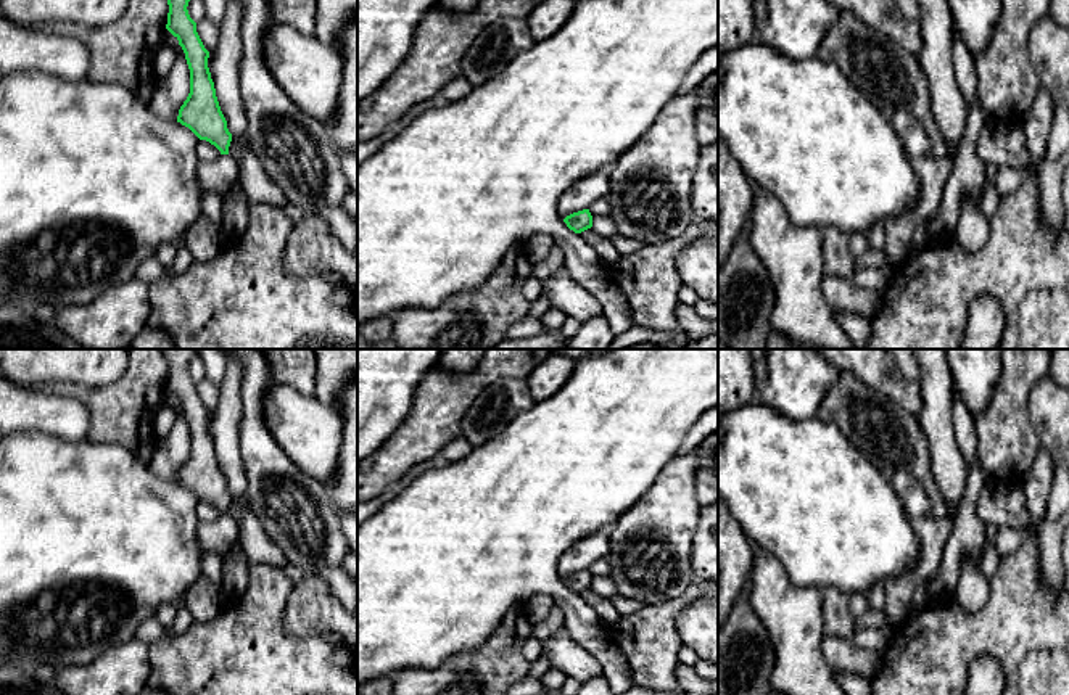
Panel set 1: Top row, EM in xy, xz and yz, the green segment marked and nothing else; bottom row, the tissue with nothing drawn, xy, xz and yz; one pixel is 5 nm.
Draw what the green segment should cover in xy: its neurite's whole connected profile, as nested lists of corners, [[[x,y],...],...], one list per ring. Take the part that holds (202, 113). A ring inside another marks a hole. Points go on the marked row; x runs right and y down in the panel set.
[[[167,0],[166,29],[179,40],[190,69],[190,93],[179,109],[177,122],[221,151],[221,156],[213,162],[198,162],[198,180],[201,188],[224,198],[238,182],[238,166],[229,154],[232,134],[227,129],[208,68],[209,51],[196,32],[196,23],[188,14],[188,2]]]

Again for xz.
[[[583,209],[583,211],[578,211],[578,212],[567,216],[563,219],[563,222],[575,233],[581,233],[581,232],[592,227],[592,216],[591,216],[589,209]]]

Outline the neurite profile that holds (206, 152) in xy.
[[[198,138],[196,154],[200,161],[213,162],[221,156],[221,151],[209,142]]]

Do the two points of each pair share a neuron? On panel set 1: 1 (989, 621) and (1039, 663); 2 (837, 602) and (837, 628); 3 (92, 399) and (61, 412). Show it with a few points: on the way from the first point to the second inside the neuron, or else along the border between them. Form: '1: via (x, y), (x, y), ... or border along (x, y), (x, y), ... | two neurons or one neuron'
1: border along (1052, 649), (1032, 650), (1021, 663), (1018, 678) | two neurons
2: via (837, 608), (837, 621) | one neuron
3: border along (47, 391), (70, 394), (87, 409), (86, 438) | two neurons

